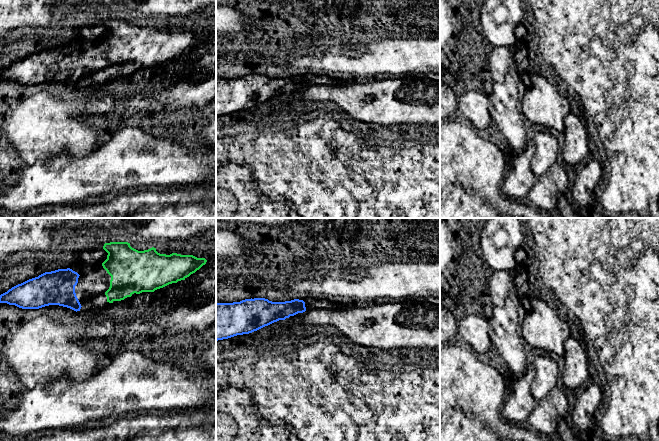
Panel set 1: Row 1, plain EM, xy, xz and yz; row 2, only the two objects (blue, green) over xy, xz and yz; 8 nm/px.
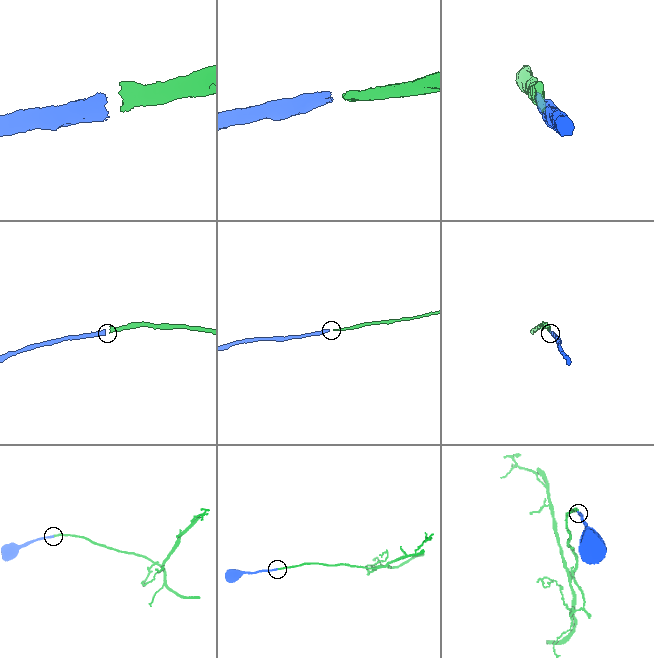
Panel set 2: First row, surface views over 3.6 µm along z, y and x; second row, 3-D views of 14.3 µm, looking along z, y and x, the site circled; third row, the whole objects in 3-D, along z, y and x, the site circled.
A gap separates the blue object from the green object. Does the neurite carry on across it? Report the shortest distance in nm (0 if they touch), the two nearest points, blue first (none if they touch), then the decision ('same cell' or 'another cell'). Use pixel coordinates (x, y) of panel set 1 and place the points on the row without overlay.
200 nm | xy (79, 51), (102, 41) | same cell

